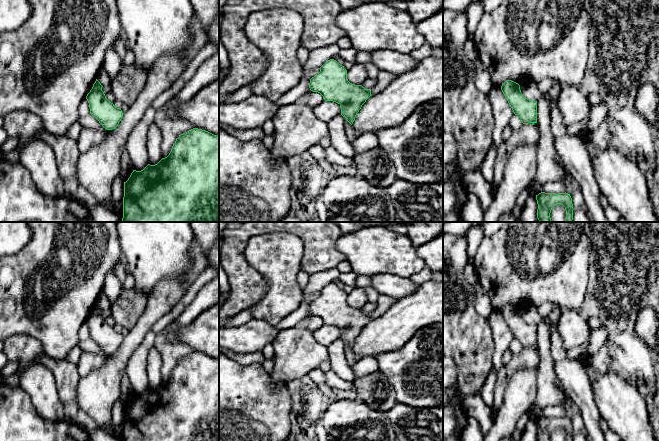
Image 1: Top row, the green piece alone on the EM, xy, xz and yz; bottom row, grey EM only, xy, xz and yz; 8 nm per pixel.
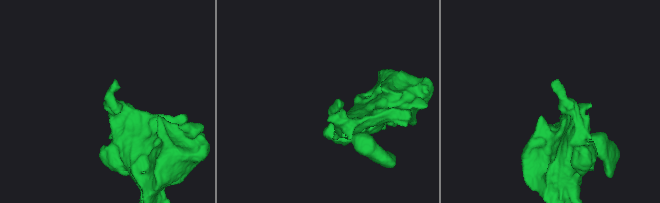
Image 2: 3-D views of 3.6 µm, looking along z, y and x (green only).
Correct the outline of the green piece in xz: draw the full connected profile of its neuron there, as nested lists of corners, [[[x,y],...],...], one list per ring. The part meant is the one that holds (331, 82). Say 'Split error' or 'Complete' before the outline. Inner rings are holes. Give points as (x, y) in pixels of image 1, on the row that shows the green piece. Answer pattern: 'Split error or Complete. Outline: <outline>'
Split error. Outline: [[[334,59],[326,61],[320,67],[320,72],[310,79],[309,88],[320,93],[325,101],[333,101],[340,105],[341,115],[347,120],[346,135],[353,143],[357,137],[352,124],[362,105],[371,96],[370,89],[350,83],[347,70]]]

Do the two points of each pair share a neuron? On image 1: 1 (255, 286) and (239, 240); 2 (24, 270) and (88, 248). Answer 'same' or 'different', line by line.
1: same
2: same

